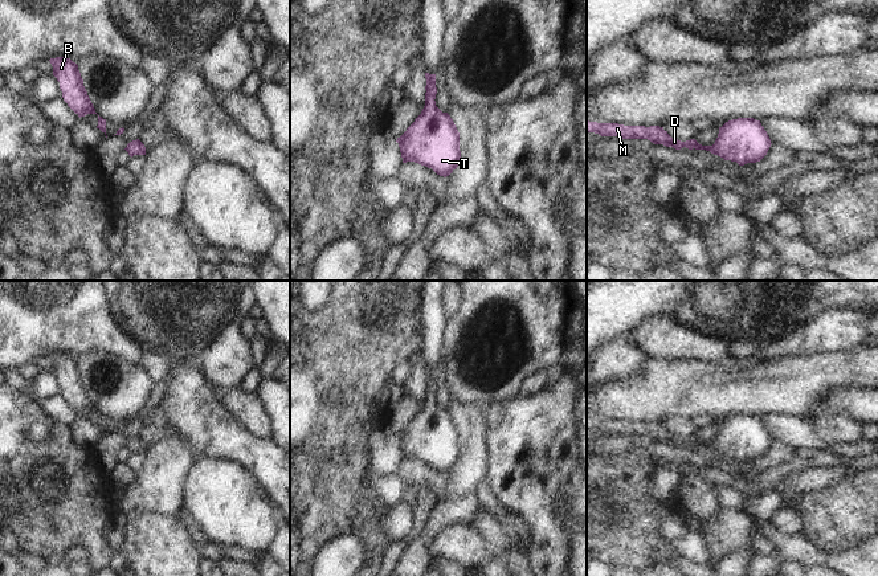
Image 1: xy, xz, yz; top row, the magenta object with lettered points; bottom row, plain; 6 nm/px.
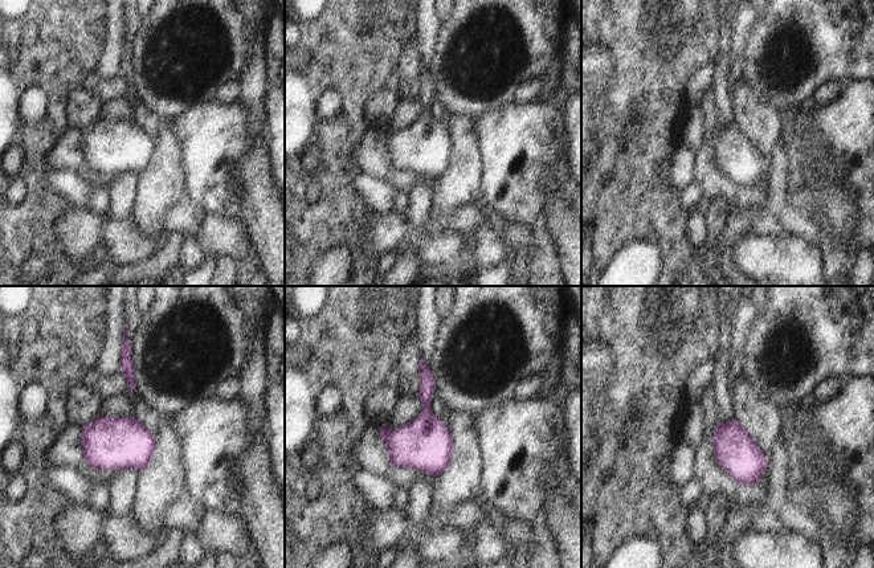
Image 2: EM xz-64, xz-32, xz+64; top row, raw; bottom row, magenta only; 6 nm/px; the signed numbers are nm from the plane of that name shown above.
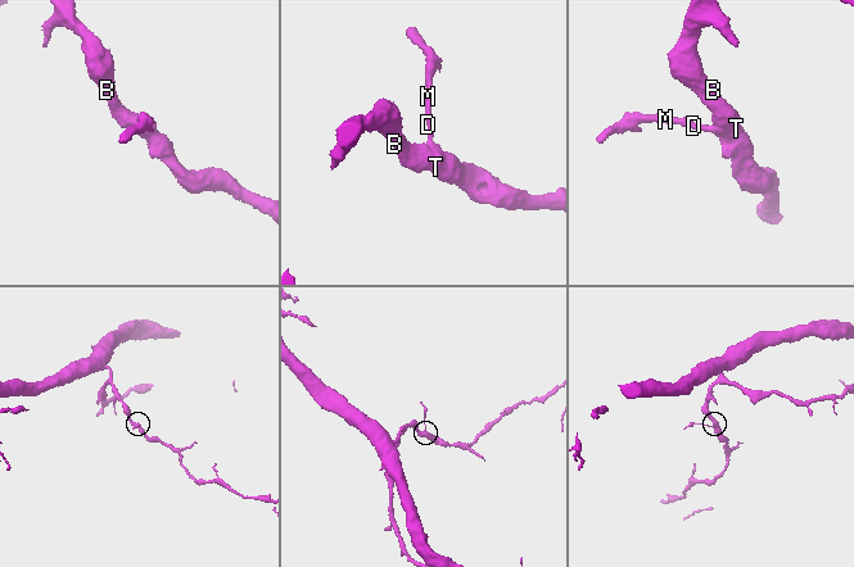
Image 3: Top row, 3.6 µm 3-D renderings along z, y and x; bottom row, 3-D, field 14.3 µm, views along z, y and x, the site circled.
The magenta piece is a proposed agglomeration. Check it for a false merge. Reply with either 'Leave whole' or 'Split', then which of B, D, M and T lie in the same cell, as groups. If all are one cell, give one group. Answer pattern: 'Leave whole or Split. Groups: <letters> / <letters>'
Leave whole. Groups: B D M T.

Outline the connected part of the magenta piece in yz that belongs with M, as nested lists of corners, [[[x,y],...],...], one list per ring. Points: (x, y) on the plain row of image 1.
[[[738,414],[719,424],[719,430],[712,442],[702,442],[695,436],[681,438],[671,434],[659,422],[624,422],[618,420],[597,420],[587,417],[587,430],[617,433],[622,436],[648,436],[654,441],[663,441],[681,446],[706,446],[724,457],[736,458],[739,462],[760,458],[771,444],[771,436],[760,417]]]

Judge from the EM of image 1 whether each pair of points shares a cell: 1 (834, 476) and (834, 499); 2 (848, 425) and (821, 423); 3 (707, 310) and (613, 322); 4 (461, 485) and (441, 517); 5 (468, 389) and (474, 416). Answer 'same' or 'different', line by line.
1: different
2: same
3: same
4: different
5: different

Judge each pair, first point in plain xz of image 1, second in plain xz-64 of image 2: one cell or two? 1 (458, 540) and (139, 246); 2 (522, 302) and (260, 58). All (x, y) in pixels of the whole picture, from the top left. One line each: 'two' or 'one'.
1: one
2: two

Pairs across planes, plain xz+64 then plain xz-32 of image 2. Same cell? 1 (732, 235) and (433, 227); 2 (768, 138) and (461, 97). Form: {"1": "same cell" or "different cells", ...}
{"1": "same cell", "2": "different cells"}

